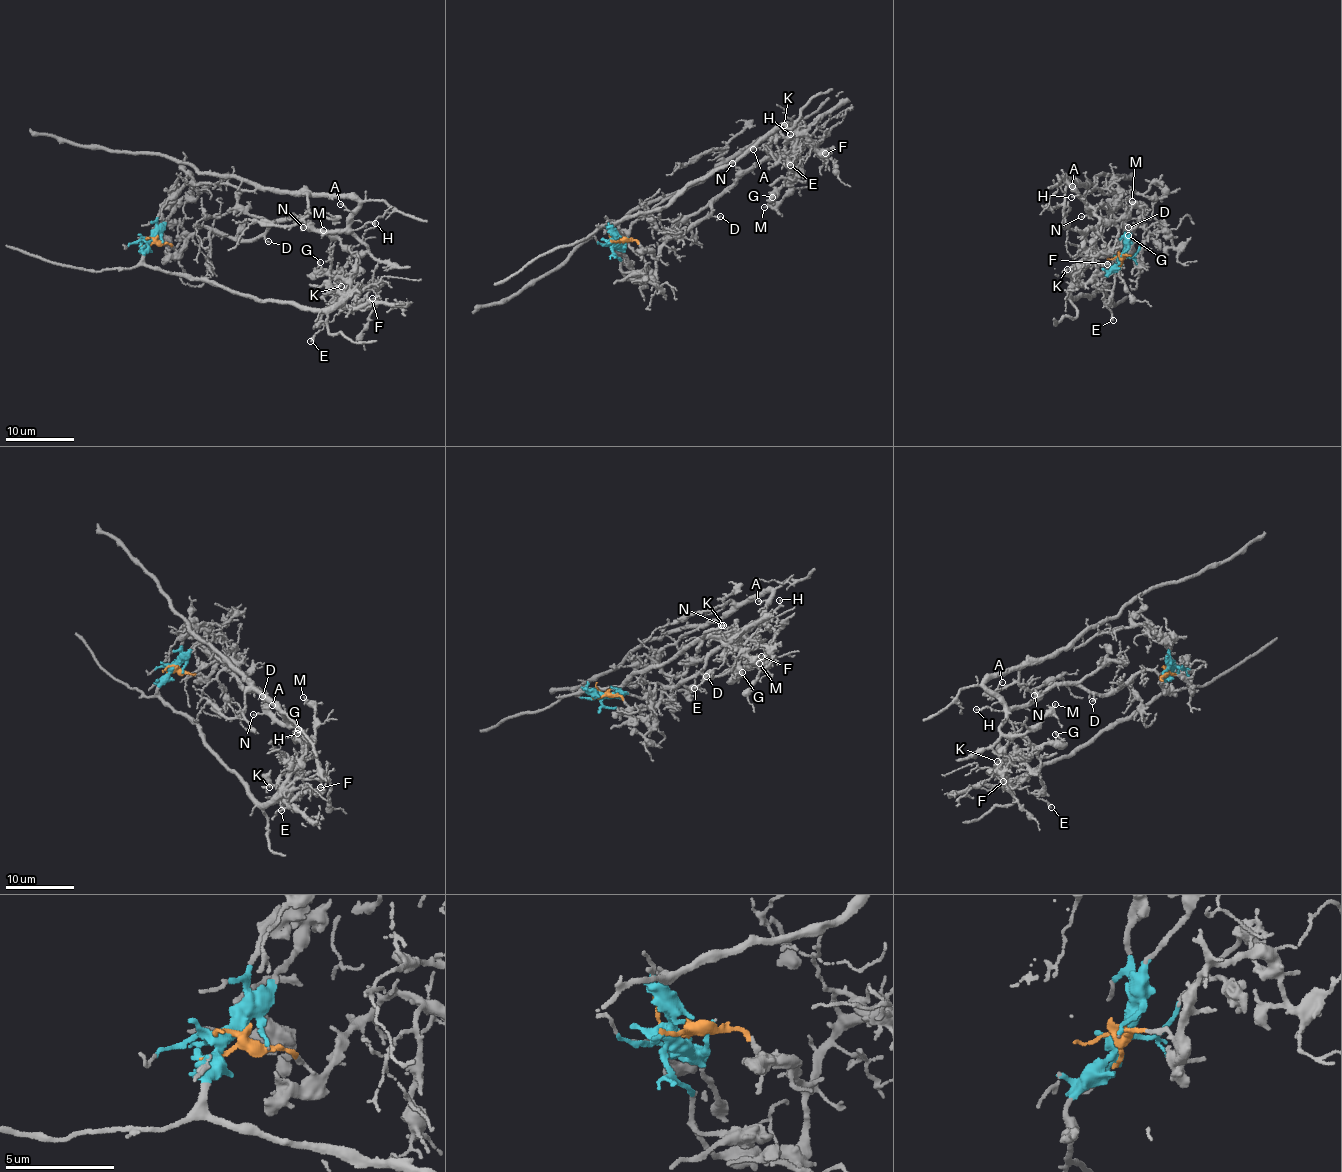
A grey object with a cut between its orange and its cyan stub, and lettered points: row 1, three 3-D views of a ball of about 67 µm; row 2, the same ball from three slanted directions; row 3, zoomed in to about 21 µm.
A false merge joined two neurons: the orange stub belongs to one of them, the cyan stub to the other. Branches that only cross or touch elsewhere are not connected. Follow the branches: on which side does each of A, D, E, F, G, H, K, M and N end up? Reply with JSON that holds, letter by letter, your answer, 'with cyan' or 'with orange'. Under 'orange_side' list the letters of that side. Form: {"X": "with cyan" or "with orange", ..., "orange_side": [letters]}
{"A": "with orange", "D": "with orange", "E": "with cyan", "F": "with cyan", "G": "with orange", "H": "with orange", "K": "with cyan", "M": "with orange", "N": "with orange", "orange_side": ["A", "D", "G", "H", "M", "N"]}

